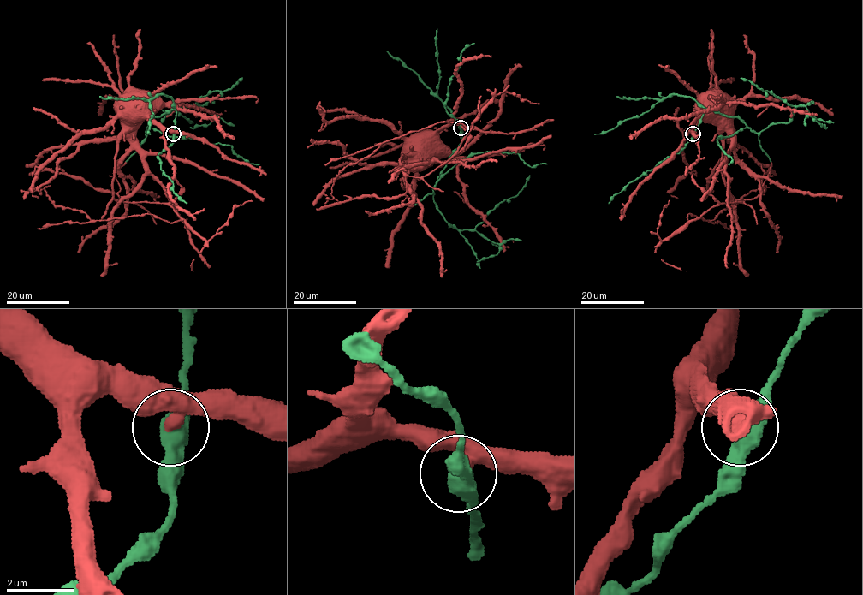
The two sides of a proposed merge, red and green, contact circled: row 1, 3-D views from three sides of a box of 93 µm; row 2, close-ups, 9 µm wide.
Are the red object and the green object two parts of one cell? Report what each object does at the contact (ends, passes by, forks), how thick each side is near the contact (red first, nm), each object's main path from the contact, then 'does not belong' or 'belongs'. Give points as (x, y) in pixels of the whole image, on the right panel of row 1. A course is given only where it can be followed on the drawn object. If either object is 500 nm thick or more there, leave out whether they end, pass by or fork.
360/550 nm | red via (693, 133), (689, 128), (716, 104) | green via (693, 133), (708, 110), (736, 116), (756, 132), (787, 122), (795, 112), (794, 108), (781, 98), (740, 78) | belongs

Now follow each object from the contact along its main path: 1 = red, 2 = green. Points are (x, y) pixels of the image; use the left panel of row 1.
1: (173, 133), (173, 131), (161, 130), (145, 113), (151, 104)
2: (173, 133), (175, 110), (156, 116), (146, 132), (146, 128), (213, 91), (229, 89), (242, 78)

